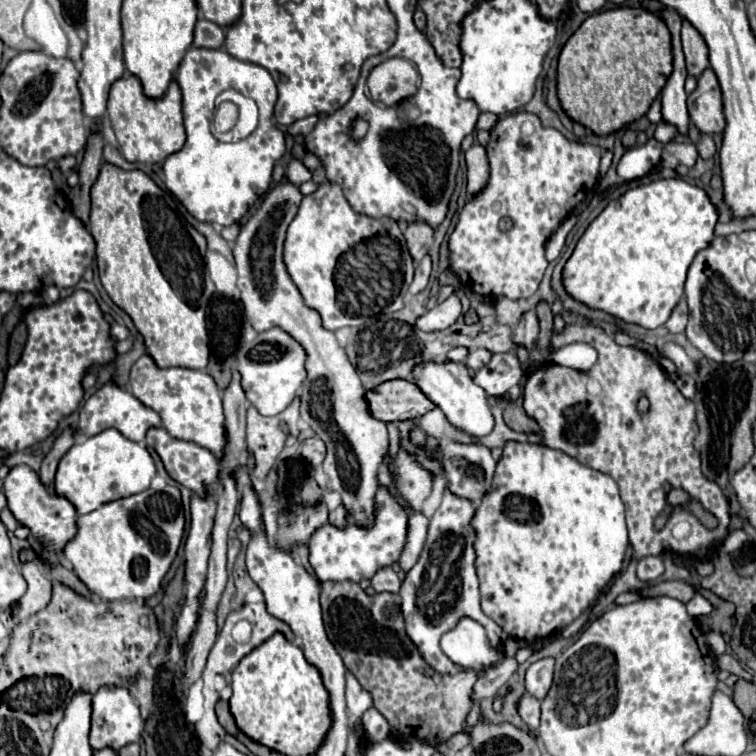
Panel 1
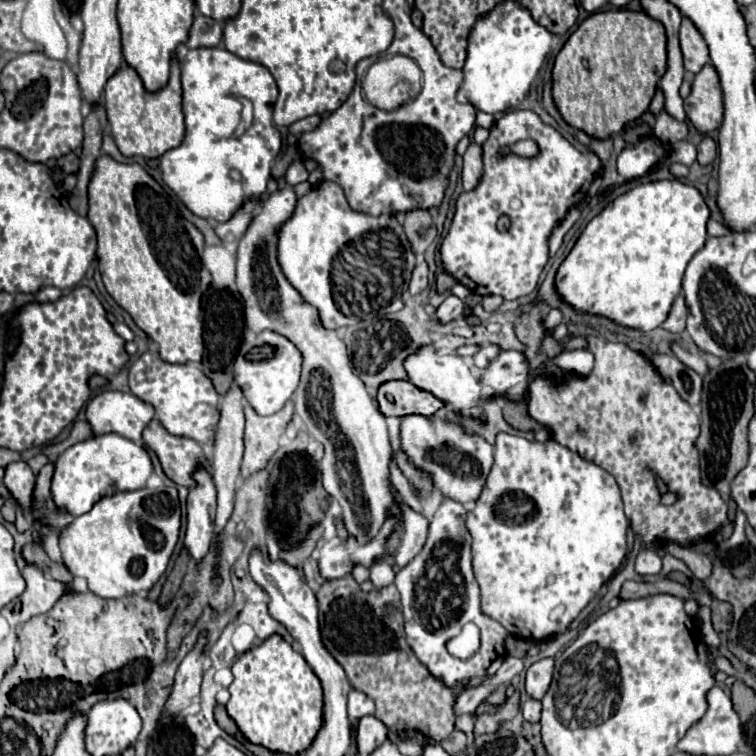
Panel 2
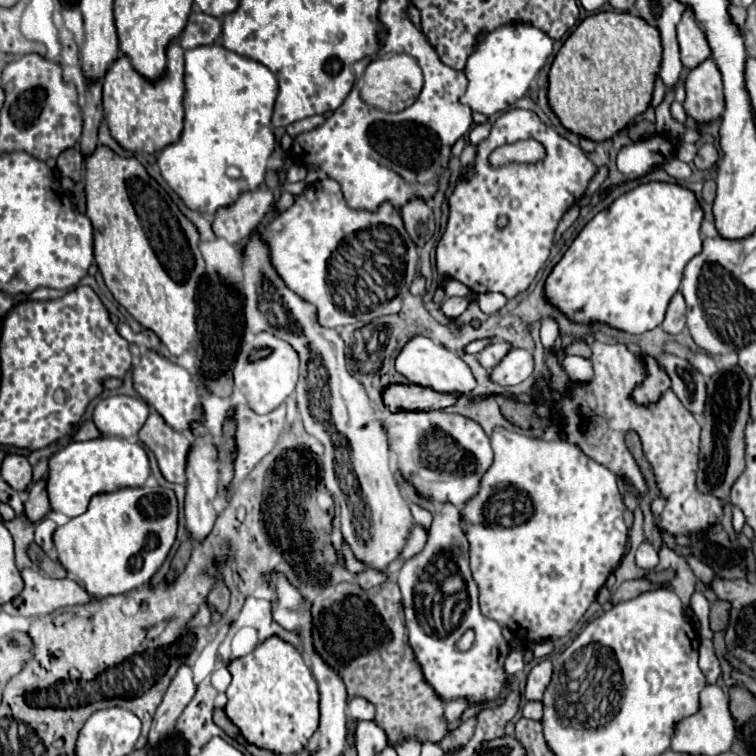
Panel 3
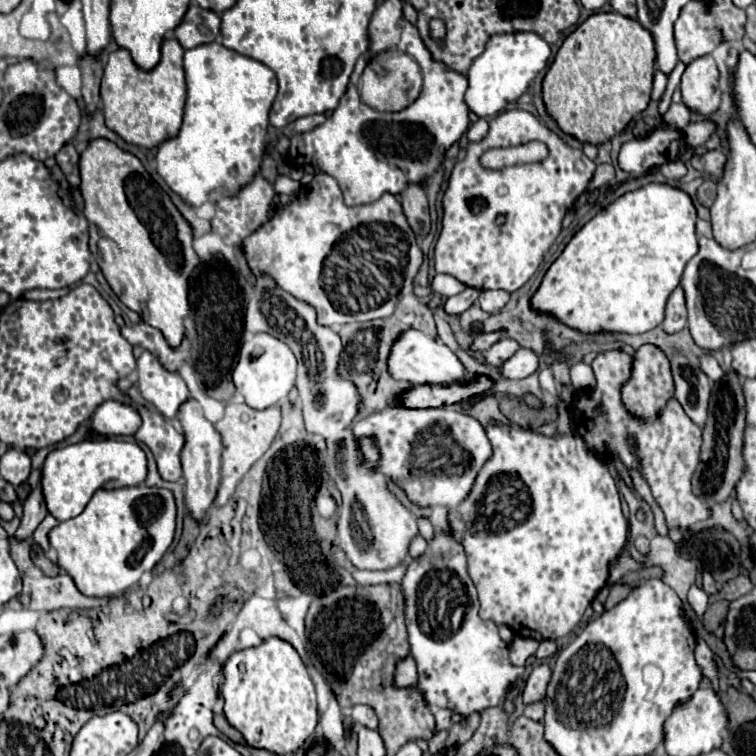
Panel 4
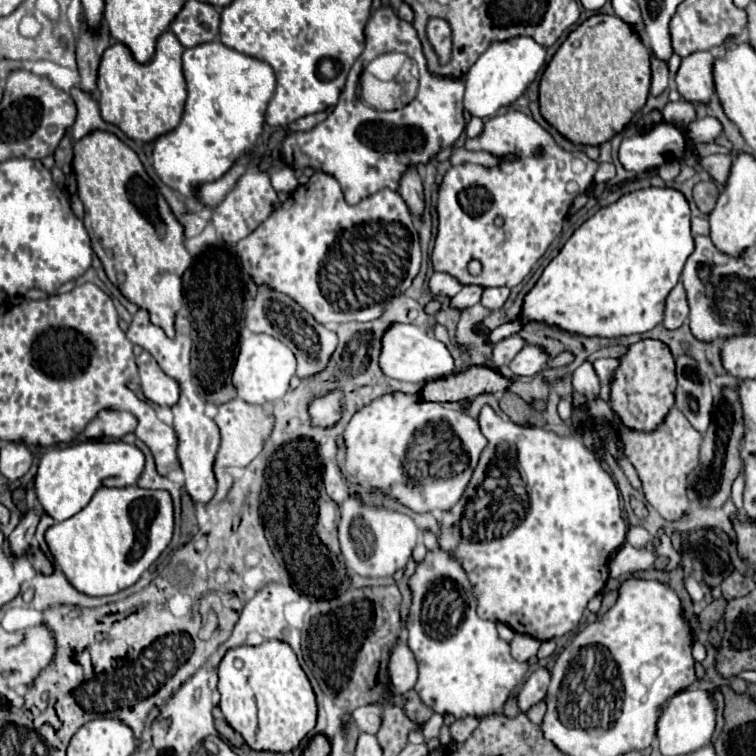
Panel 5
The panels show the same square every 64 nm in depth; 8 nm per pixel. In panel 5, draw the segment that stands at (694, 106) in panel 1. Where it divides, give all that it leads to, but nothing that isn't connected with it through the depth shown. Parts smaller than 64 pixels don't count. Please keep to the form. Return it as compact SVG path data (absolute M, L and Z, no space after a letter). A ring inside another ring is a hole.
M692 52L692 56L682 58L674 82L684 100L698 104L708 102L714 94L712 62L714 56L710 52Z

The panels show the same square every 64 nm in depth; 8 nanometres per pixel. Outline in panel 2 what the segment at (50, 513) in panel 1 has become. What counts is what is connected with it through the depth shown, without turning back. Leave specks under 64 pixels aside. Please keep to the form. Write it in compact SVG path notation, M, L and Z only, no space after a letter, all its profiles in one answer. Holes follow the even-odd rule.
M18 460L18 462L8 464L4 470L6 470L4 484L12 492L16 502L26 508L32 508L32 492L34 492L36 478L34 478L30 466L24 460Z

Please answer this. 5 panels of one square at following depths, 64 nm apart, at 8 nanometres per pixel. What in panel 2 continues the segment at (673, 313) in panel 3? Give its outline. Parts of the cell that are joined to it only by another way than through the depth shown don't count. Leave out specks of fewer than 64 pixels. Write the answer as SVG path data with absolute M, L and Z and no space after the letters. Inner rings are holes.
M682 294L674 300L674 304L670 308L670 314L664 320L662 328L666 328L668 332L674 332L674 334L684 332L684 328L686 328L686 304L684 304L684 296Z

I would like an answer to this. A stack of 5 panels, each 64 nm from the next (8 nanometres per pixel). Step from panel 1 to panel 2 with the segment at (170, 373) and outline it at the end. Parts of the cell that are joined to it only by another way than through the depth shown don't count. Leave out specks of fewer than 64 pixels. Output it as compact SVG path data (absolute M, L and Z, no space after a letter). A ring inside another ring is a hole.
M144 352L130 366L130 392L154 406L156 418L170 434L188 436L200 444L212 446L214 426L218 422L218 394L202 370L184 364L168 364L156 352Z

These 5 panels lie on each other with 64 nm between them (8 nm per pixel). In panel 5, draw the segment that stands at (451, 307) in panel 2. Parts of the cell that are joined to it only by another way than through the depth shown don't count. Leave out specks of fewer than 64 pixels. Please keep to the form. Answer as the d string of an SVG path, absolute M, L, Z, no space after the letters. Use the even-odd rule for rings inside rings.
M462 286L462 290L452 298L452 306L454 308L468 308L468 306L474 306L480 302L482 298L482 290L480 286Z

